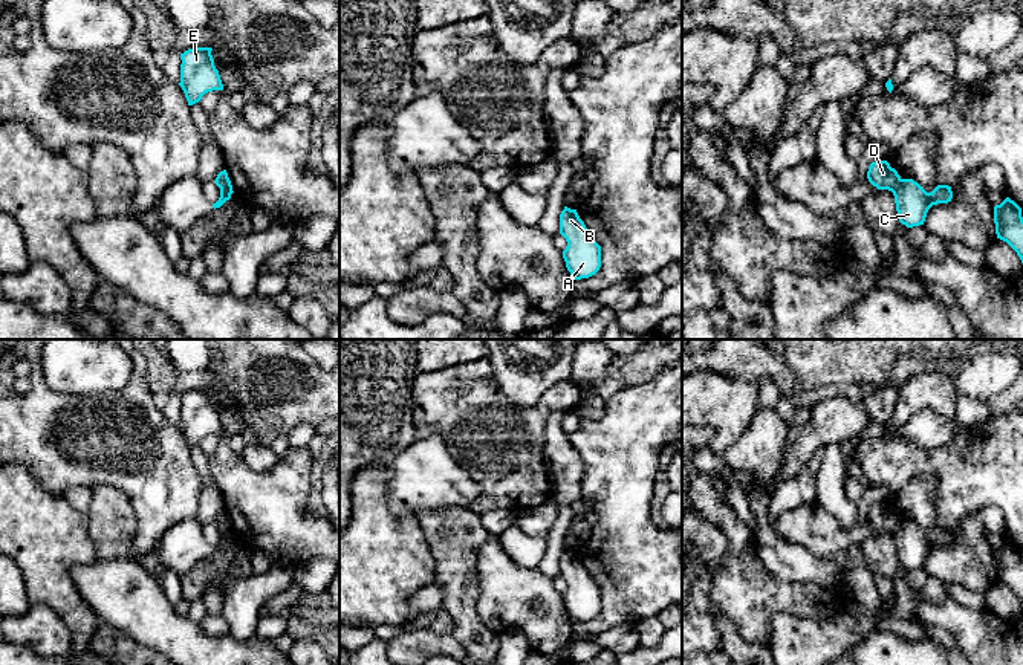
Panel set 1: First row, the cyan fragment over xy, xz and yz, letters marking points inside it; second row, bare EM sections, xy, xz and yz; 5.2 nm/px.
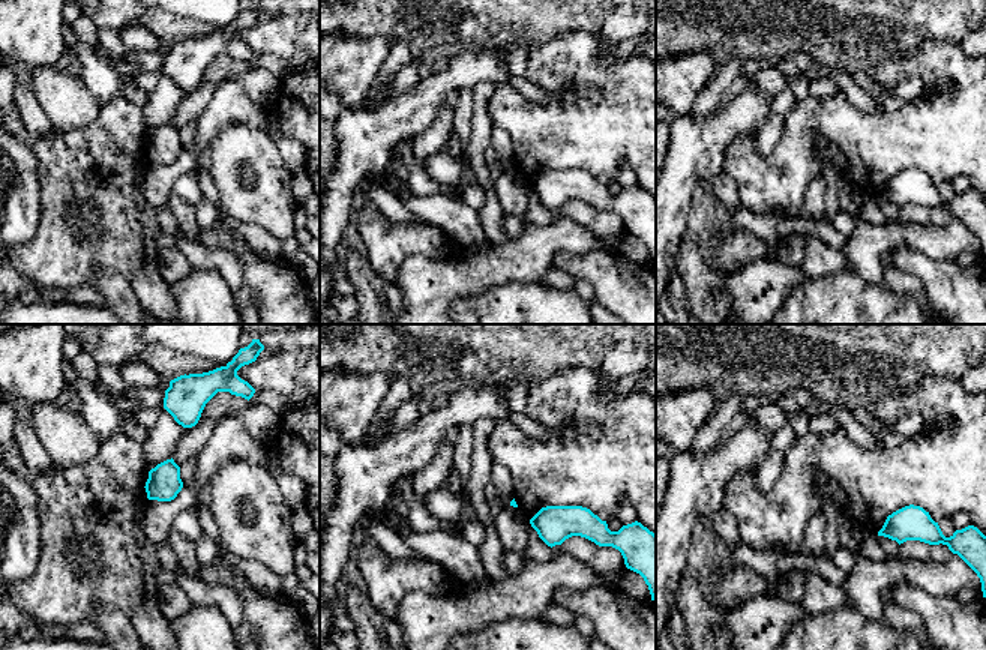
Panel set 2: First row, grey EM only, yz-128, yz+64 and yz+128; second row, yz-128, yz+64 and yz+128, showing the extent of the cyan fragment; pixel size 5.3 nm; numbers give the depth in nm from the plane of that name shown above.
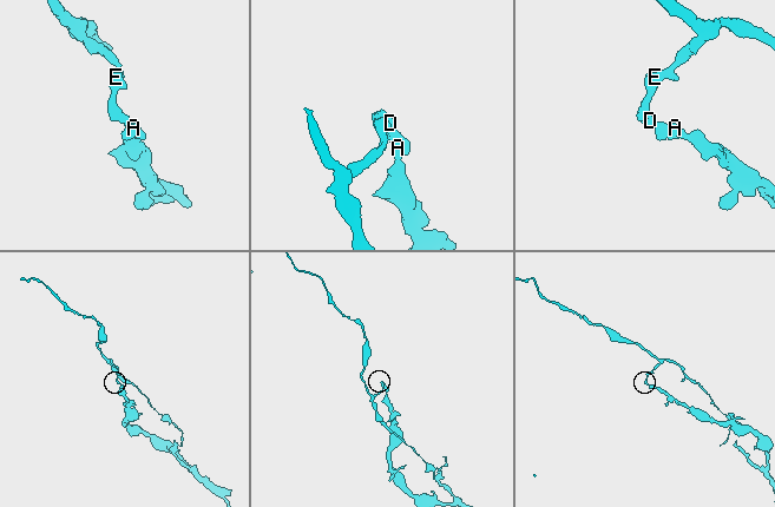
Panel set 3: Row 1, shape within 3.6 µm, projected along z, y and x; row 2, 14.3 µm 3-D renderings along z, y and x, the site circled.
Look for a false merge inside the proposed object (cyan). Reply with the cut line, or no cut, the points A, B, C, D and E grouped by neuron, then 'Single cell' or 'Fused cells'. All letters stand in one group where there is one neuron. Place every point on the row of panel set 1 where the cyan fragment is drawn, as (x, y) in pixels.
Split along yz (902, 179), (892, 191). Groups: A B C / D E. Fused cells

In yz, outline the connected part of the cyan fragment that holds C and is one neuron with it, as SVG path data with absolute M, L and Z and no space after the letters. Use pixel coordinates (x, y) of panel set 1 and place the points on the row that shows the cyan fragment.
M902 179L893 196L899 222L907 228L913 228L924 225L933 205L951 202L953 191L948 185L937 185L931 193L927 193L913 179Z

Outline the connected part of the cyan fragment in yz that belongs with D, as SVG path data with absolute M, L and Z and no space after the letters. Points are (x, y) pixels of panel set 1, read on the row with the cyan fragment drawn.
M887 161L872 162L867 171L867 179L878 190L888 190L891 193L902 180L898 171L891 168Z

